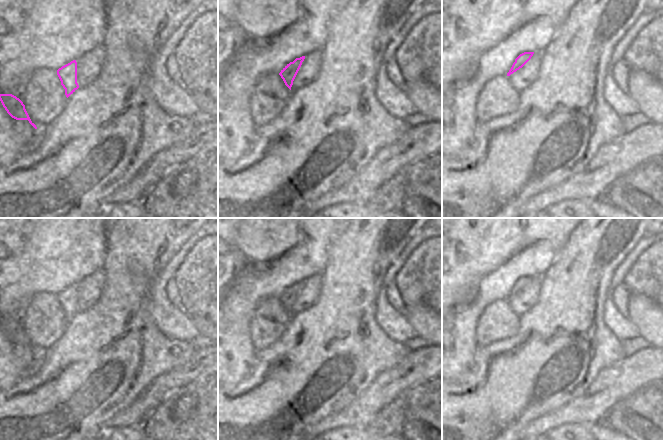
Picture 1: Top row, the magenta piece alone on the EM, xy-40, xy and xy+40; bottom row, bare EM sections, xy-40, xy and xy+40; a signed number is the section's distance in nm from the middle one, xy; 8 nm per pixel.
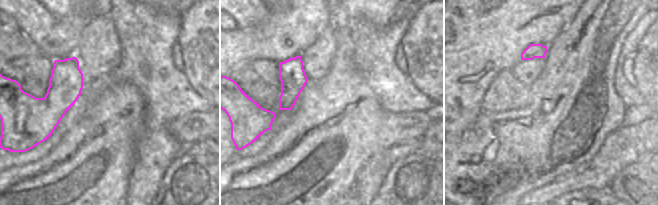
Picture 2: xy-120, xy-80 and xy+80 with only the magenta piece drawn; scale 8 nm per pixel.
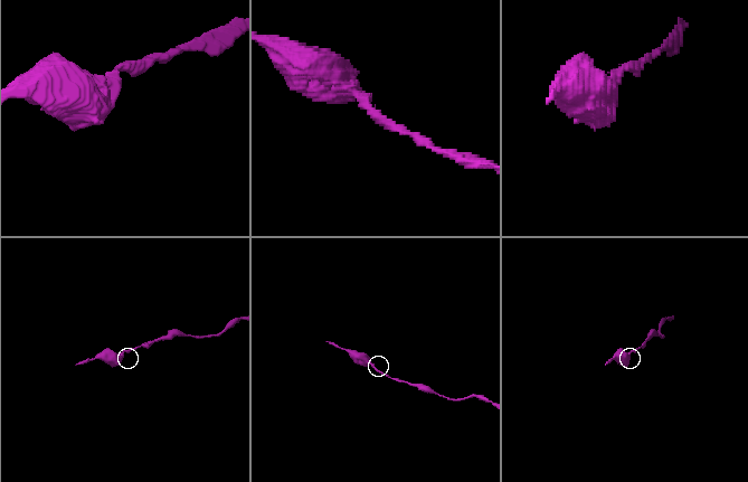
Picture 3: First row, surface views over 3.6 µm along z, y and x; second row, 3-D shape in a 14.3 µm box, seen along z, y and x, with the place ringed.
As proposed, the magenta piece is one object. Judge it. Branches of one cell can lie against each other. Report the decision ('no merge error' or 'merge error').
no merge error

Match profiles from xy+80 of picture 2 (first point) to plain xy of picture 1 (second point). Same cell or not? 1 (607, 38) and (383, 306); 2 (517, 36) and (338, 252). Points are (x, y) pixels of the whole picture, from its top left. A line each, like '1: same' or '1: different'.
1: different
2: different

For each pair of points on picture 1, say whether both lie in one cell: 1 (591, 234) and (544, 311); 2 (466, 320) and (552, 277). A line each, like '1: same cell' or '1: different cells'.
1: same cell
2: different cells

